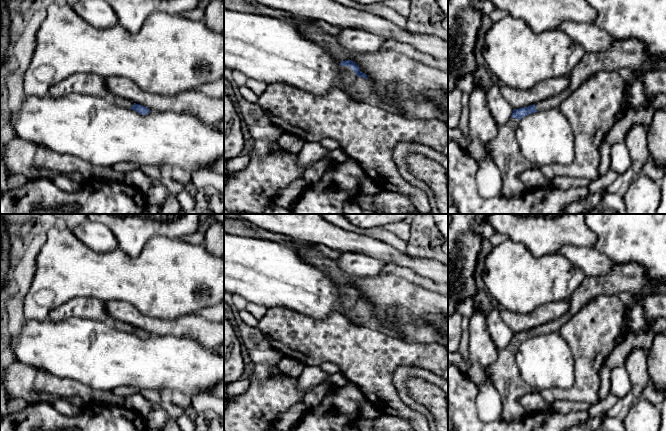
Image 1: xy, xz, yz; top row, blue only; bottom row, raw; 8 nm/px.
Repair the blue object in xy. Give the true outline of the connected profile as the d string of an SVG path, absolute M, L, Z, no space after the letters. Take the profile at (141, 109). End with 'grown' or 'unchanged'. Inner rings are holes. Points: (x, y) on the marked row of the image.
M113 97L111 99L117 106L125 107L127 109L132 109L132 110L138 112L139 114L147 115L150 112L150 110L147 107L133 103L132 101L130 101L128 99L125 99L122 97Z; grown

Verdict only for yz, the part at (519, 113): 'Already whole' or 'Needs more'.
Needs more

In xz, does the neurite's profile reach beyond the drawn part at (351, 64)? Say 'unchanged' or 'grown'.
grown

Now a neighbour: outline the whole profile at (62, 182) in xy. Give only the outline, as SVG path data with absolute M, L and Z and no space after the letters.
M58 175L53 181L59 189L68 193L80 191L83 187L83 183L79 184L63 175Z

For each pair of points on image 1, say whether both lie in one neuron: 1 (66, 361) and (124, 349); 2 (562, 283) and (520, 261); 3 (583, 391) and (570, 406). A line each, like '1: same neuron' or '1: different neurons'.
1: same neuron
2: same neuron
3: different neurons

